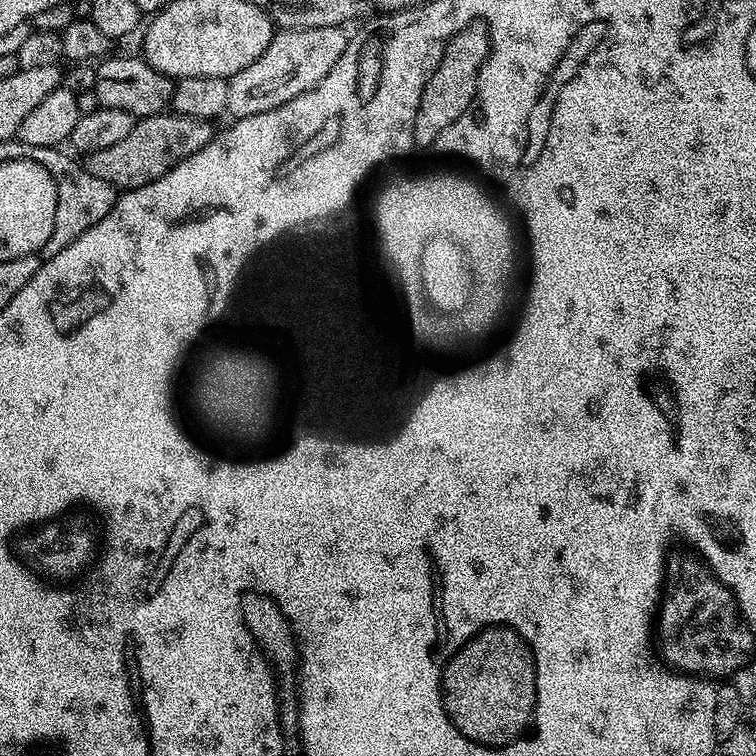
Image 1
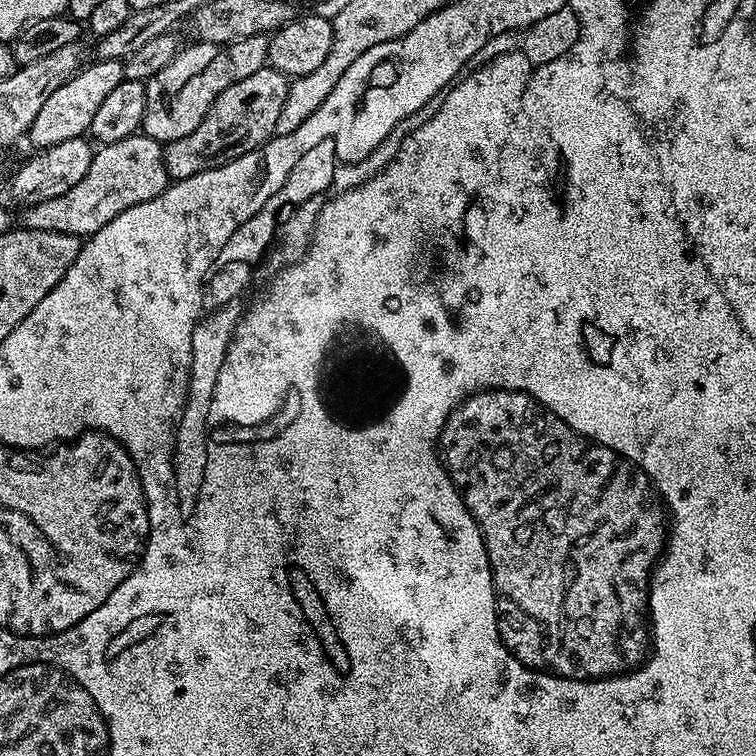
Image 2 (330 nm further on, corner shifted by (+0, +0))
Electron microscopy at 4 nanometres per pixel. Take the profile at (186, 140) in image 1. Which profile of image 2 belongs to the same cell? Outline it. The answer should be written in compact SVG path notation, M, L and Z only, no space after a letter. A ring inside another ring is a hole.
M265 66L250 74L250 78L233 79L232 83L214 98L214 106L206 110L206 118L186 138L163 145L164 161L173 181L194 178L206 170L214 170L234 158L242 158L247 152L263 148L276 135L278 118L282 118L282 106L286 106L289 77Z

